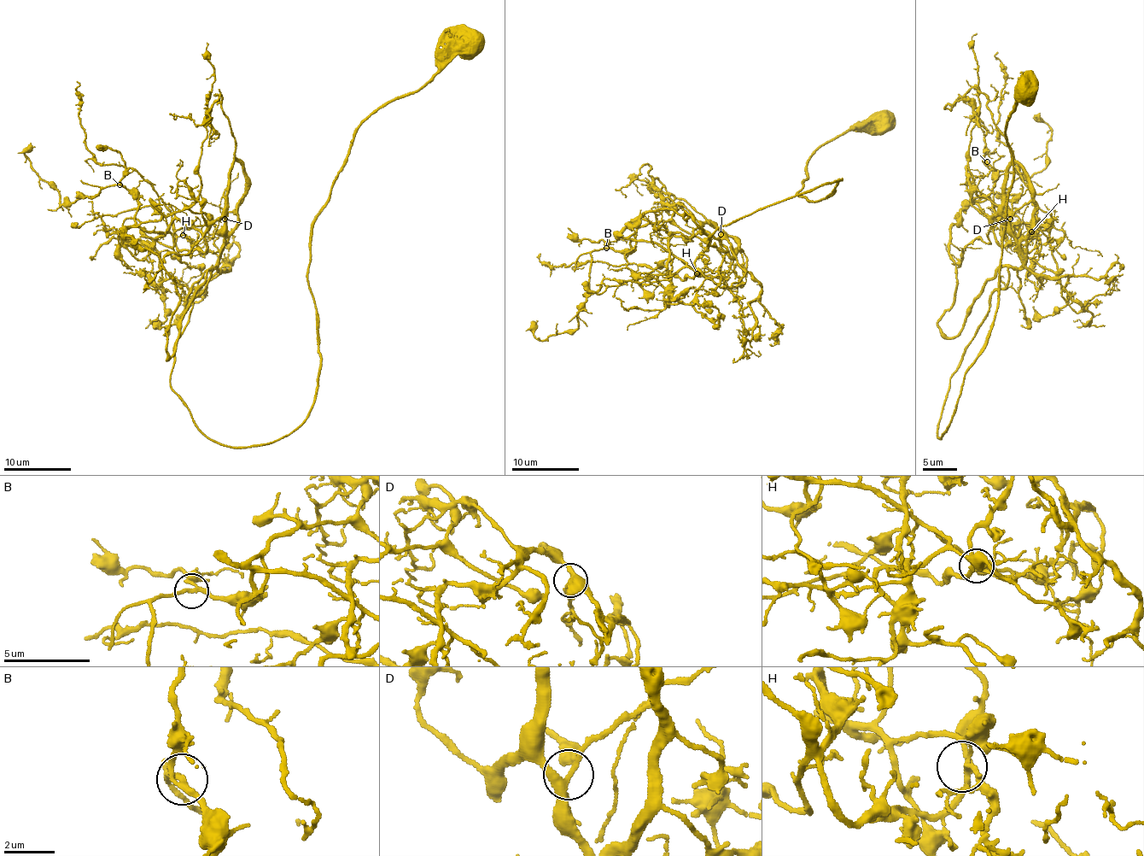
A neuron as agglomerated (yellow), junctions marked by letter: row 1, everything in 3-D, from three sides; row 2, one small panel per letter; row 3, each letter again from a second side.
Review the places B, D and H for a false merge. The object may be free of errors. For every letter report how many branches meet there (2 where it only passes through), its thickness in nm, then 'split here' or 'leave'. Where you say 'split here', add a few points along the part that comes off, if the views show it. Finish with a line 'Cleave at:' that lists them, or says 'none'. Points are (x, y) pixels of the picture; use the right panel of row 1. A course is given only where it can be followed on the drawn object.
B: 3 branches meet; 190 nm thick; leave
D: 3 branches meet; 240 nm thick; leave
H: 3 branches meet; 150 nm thick; leave
Cleave at: none

